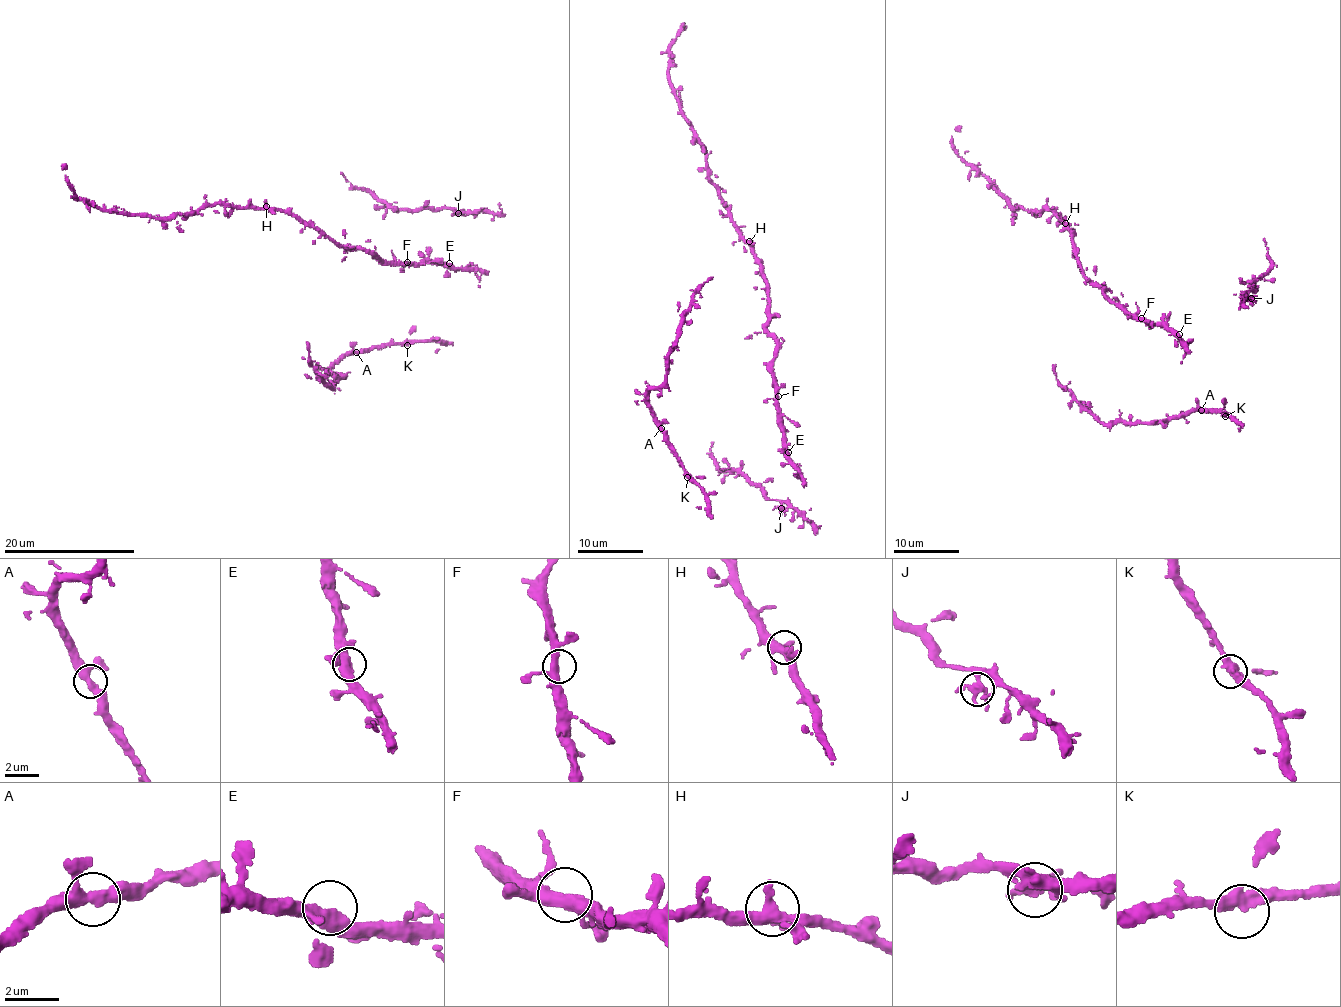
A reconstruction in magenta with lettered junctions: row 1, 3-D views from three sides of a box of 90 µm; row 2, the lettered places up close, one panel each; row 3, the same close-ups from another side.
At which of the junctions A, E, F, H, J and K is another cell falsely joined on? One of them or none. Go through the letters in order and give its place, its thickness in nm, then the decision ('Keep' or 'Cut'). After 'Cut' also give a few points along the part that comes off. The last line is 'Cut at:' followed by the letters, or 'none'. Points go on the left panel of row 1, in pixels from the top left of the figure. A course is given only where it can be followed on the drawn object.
A: Place: (356, 352). Thickness 320 nm. Keep
E: Place: (449, 263). Thickness 340 nm. Keep
F: Place: (407, 262). Thickness 320 nm. Keep
H: Place: (266, 206). Thickness 320 nm. Keep
J: Place: (458, 213). Thickness 280 nm. Keep
K: Place: (407, 345). Thickness 440 nm. Keep
Cut at: none

